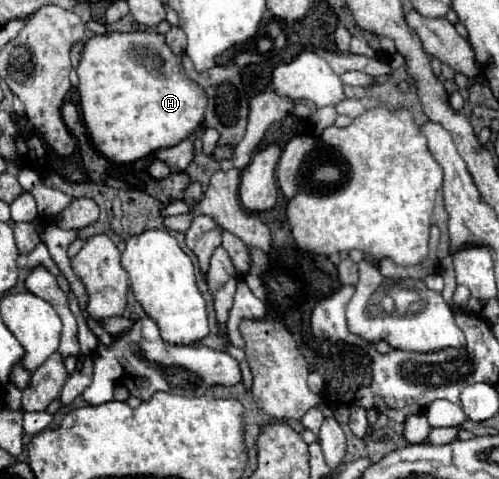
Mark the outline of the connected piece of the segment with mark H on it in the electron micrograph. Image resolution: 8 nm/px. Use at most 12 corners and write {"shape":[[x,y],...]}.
{"shape":[[159,32],[89,38],[77,66],[97,152],[177,146],[205,90]]}

